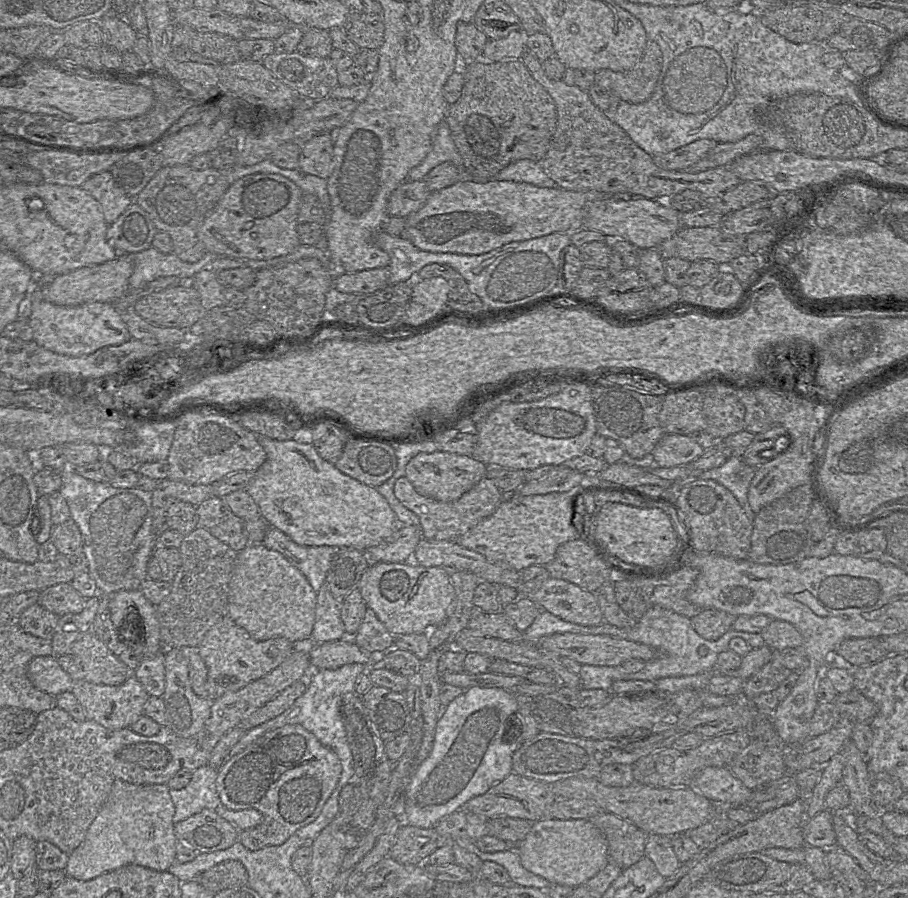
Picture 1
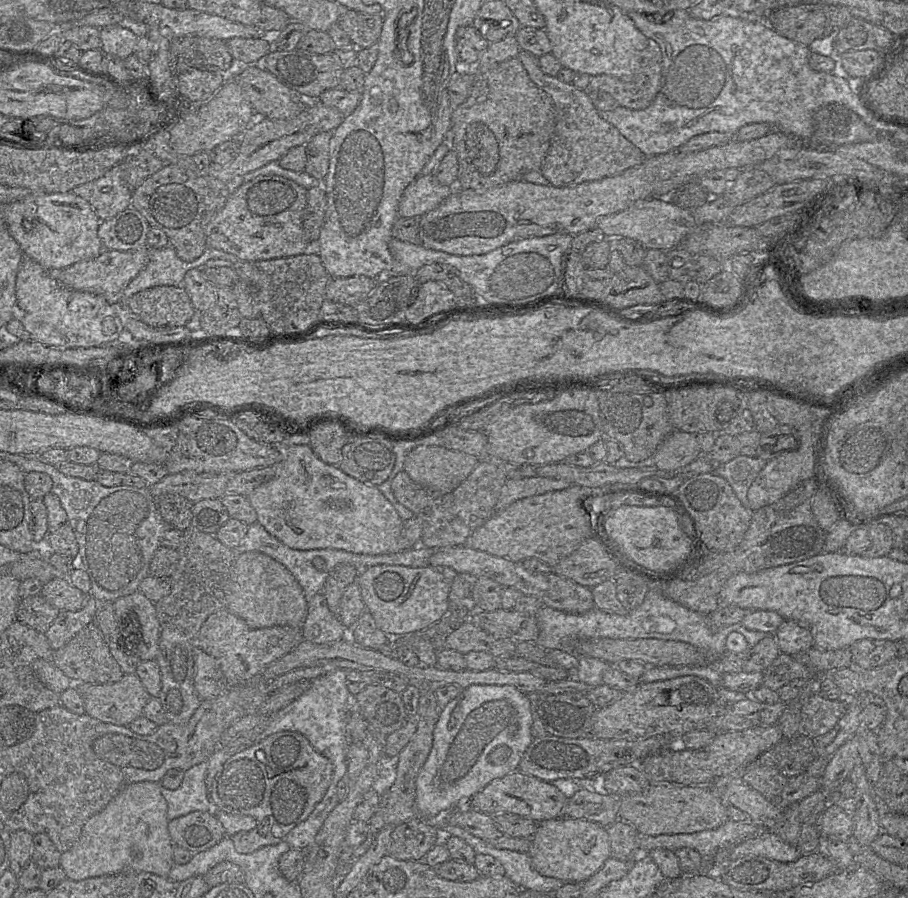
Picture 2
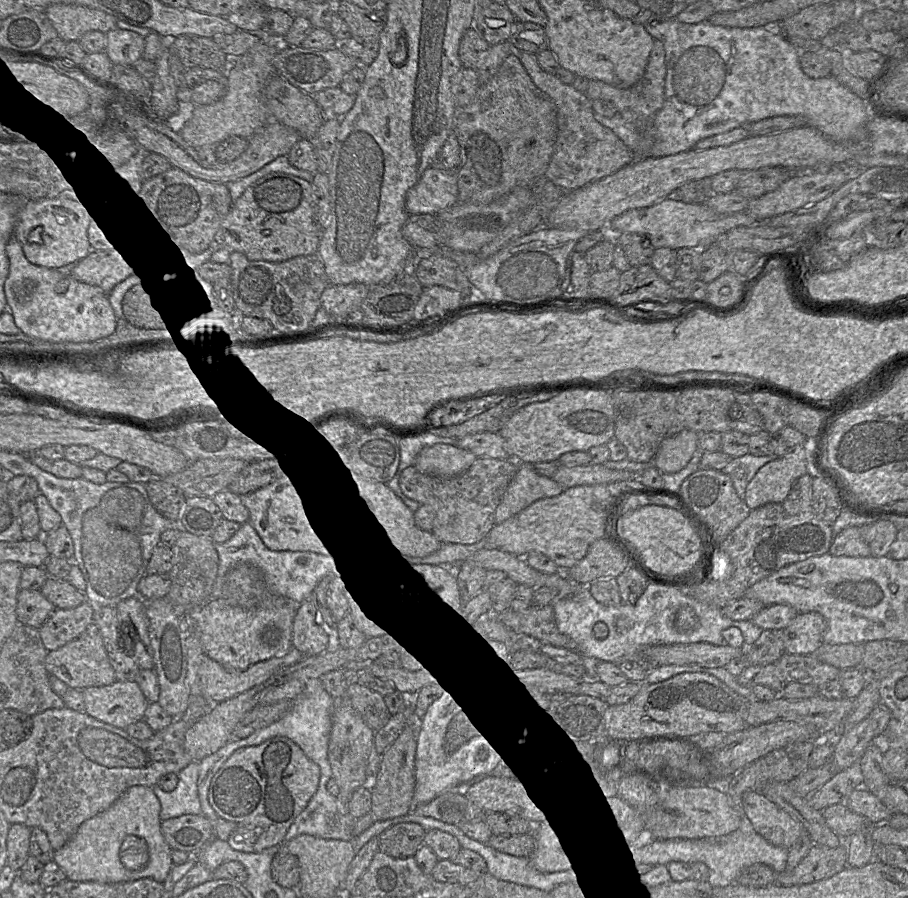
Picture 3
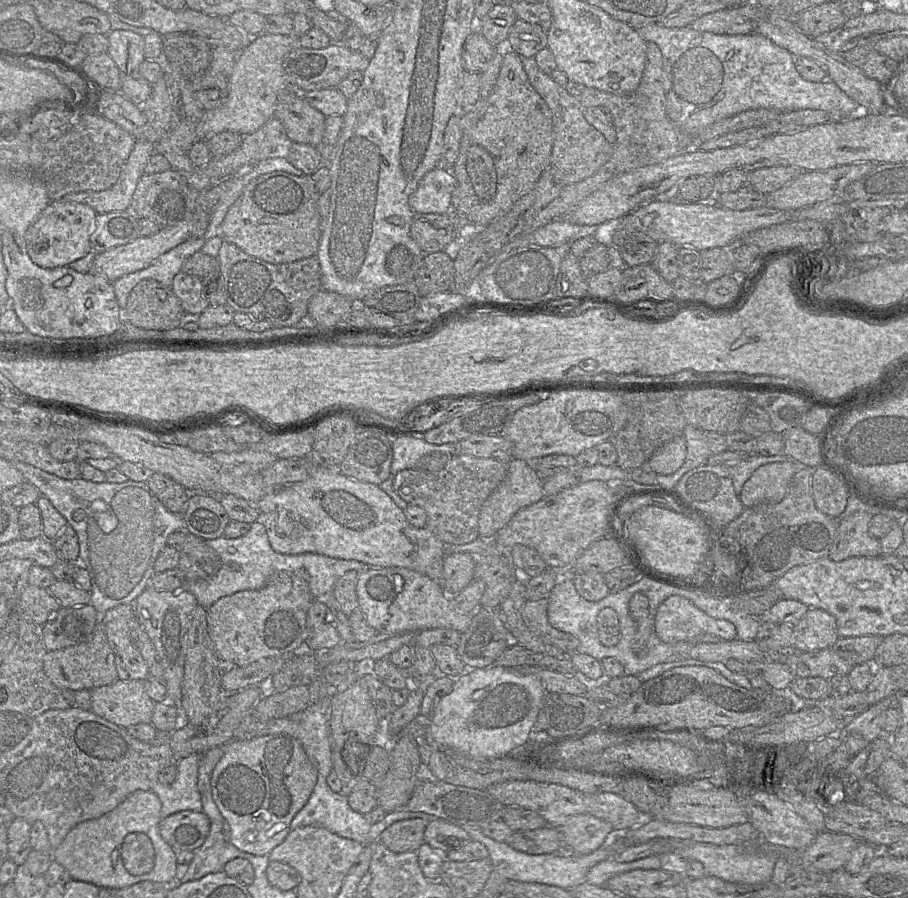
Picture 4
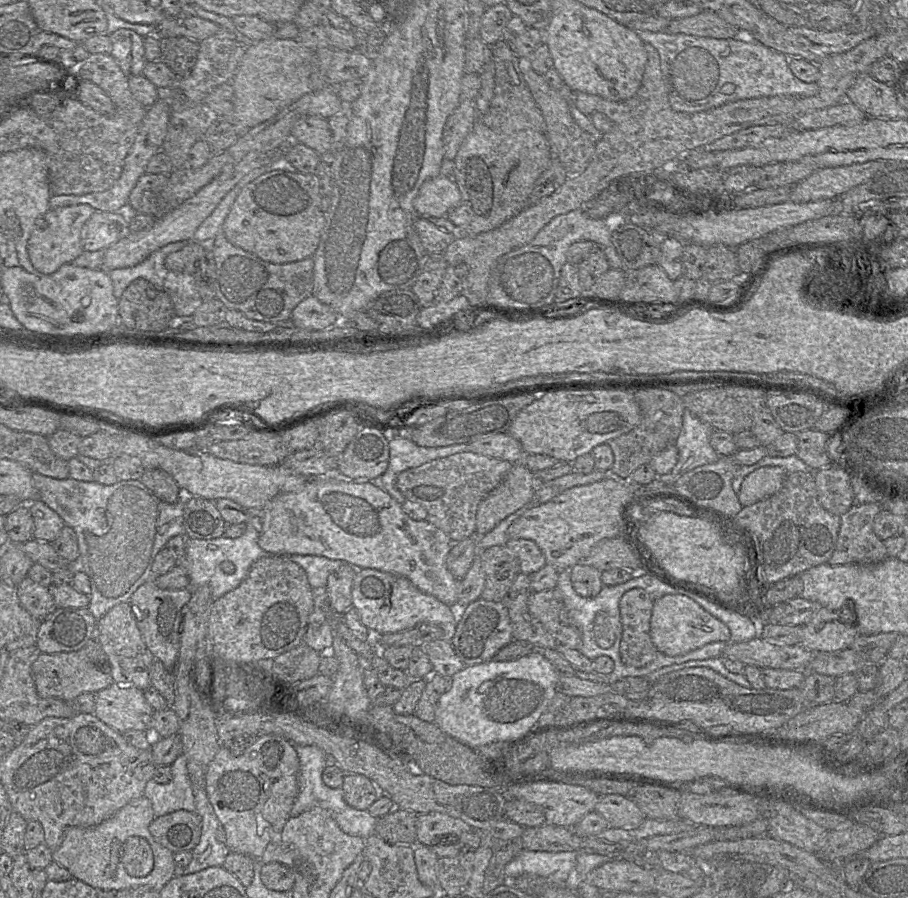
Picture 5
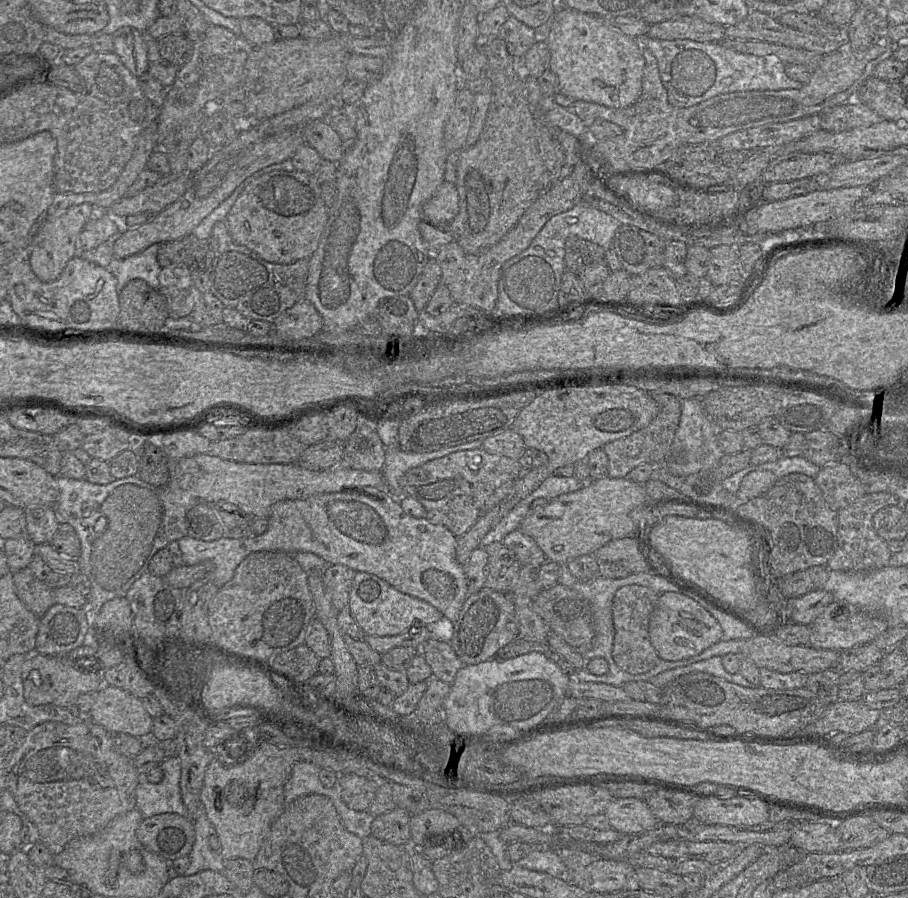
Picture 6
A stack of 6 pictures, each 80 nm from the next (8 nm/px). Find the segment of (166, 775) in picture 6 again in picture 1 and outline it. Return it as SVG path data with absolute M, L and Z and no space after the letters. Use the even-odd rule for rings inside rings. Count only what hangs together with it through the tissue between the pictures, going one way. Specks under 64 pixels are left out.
M204 765L192 772L189 783L182 789L169 789L175 807L174 824L204 809L214 810L221 801L216 789L218 770Z

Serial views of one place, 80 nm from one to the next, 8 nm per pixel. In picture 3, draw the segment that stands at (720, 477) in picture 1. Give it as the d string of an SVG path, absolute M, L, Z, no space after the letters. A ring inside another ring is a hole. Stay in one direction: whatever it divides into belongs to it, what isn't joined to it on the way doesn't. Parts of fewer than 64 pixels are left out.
M750 453L732 458L722 472L729 475L738 497L745 499L745 491L748 483L752 480L756 472L766 463L775 460L778 456L754 456Z

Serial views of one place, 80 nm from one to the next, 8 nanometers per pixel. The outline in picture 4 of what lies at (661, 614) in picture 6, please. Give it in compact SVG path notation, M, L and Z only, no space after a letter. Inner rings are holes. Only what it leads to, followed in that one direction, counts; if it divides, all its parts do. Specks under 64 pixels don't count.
M679 595L666 598L657 608L654 630L665 643L691 641L704 634L713 634L721 640L737 638L736 627L727 620L715 619Z

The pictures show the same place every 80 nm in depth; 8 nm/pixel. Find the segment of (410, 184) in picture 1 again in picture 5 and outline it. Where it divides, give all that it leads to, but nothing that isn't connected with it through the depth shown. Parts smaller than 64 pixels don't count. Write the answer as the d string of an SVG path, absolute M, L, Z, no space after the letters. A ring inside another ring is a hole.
M439 175L420 186L413 207L418 215L439 218L447 216L460 200L461 194L456 182Z

